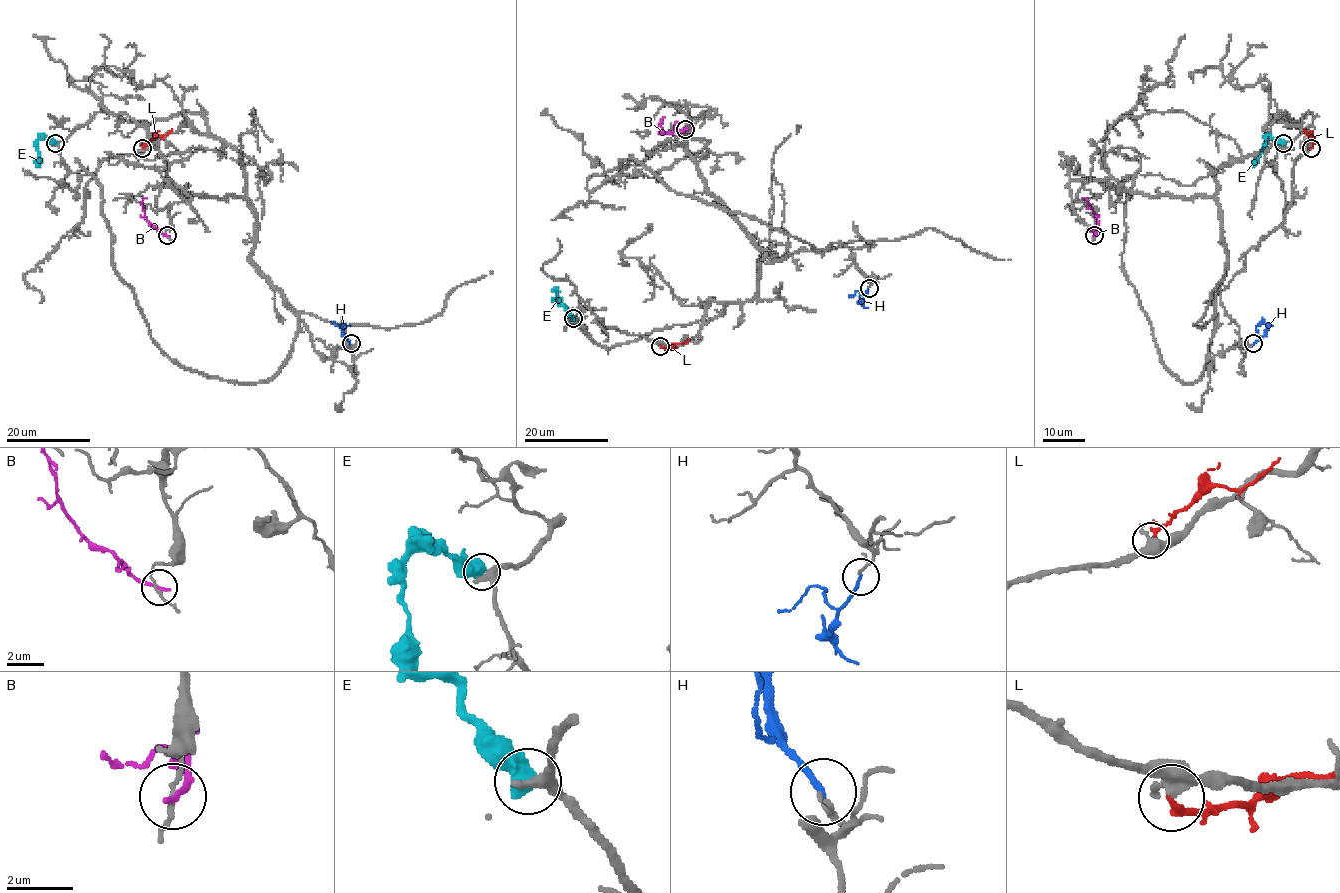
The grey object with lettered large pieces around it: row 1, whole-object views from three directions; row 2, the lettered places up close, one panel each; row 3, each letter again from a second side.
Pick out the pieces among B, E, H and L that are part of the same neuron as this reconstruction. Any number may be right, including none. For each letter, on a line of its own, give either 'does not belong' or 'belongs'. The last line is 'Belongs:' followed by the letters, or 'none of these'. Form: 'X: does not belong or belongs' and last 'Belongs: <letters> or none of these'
B: does not belong
E: does not belong
H: belongs
L: does not belong
Belongs: H

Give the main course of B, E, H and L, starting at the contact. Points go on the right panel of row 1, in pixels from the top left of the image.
B: (1094, 235), (1098, 220), (1090, 204), (1081, 197)
E: (1284, 143), (1268, 138), (1252, 167)
H: (1253, 343), (1261, 338), (1255, 326), (1261, 321)
L: (1311, 148), (1313, 142), (1305, 129)

